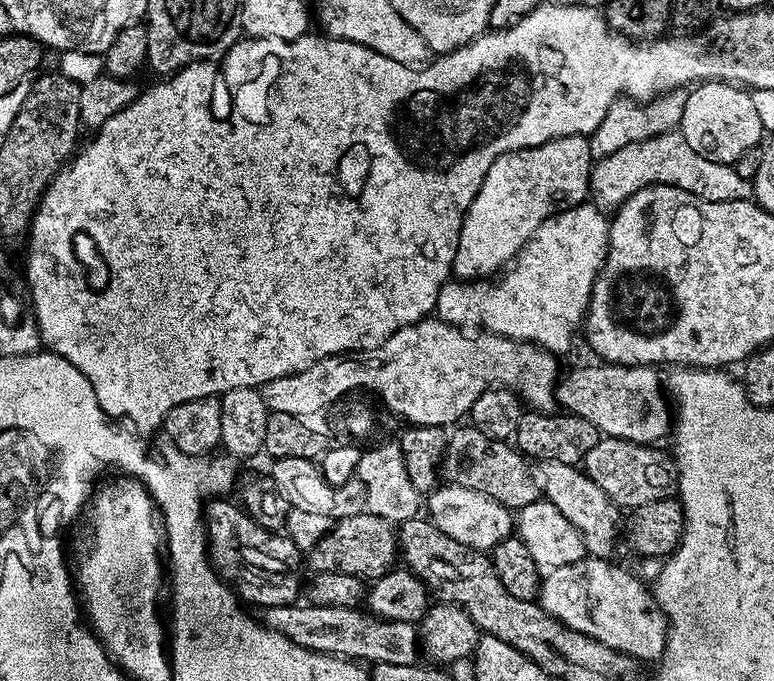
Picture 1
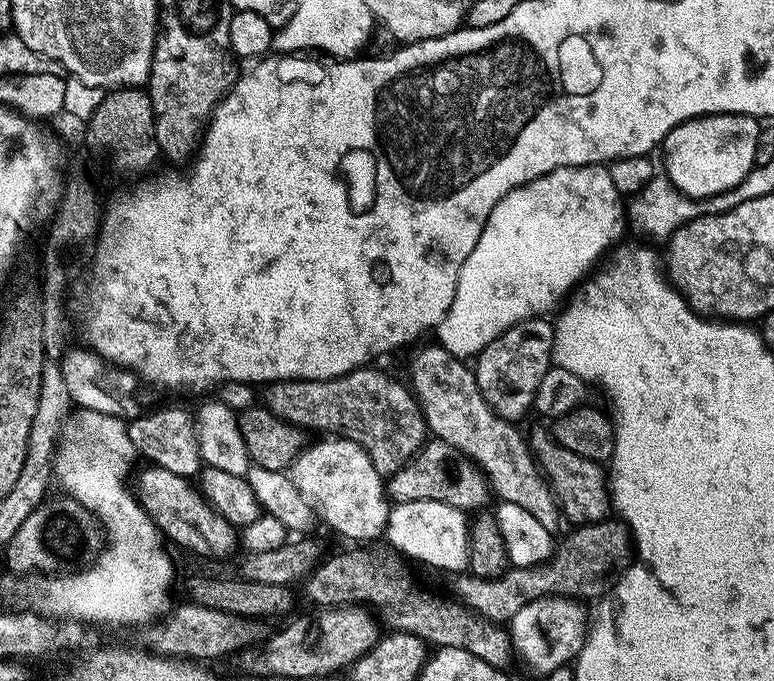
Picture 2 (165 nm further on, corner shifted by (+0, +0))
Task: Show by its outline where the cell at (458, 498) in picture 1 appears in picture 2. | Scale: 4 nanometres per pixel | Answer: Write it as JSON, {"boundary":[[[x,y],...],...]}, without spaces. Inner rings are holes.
{"boundary":[[[414,500],[396,504],[389,511],[384,538],[393,551],[407,559],[412,558],[446,572],[460,572],[469,569],[469,527],[469,517],[463,510],[437,500]]]}

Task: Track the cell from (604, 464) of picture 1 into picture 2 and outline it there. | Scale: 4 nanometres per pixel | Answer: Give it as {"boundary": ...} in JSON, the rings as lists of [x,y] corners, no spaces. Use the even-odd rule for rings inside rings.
{"boundary":[[[547,427],[536,428],[532,436],[527,437],[528,447],[536,458],[536,466],[544,474],[552,495],[556,497],[557,504],[565,521],[569,525],[598,524],[610,512],[610,480],[599,463],[595,460],[582,458],[582,454],[574,454],[574,450],[566,450],[555,440]]]}

